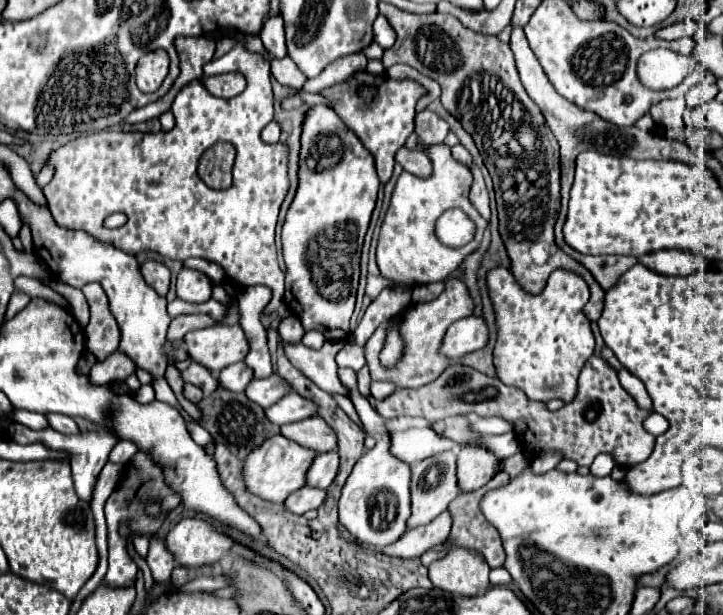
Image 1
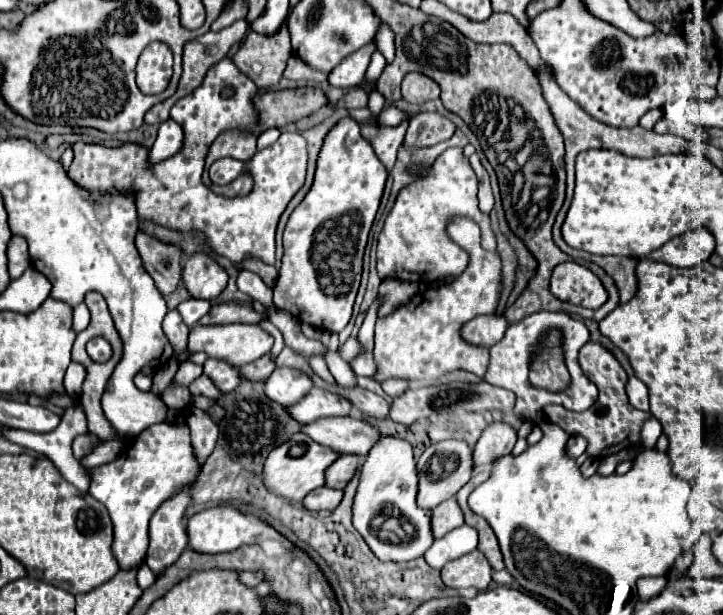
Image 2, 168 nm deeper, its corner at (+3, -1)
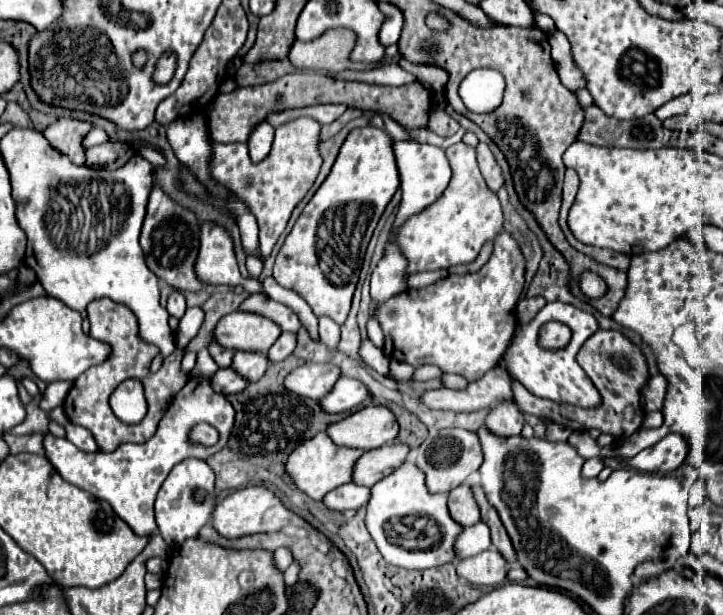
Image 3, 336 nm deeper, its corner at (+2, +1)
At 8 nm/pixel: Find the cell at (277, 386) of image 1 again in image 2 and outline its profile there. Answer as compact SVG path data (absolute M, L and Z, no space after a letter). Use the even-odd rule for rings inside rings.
M276 368L272 376L266 380L264 392L274 402L292 406L300 402L312 388L314 388L314 382L308 374L294 368Z

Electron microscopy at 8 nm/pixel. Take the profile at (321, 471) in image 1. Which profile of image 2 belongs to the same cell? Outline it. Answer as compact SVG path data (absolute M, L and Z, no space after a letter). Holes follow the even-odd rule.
M348 454L340 456L340 458L336 460L336 464L332 464L332 466L328 468L326 484L332 486L332 488L344 488L344 486L352 480L352 476L356 474L356 470L358 470L360 466L362 466L360 456L348 456Z

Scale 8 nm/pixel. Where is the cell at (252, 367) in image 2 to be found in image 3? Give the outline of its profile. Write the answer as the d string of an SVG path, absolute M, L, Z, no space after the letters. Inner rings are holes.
M283 332L277 342L269 348L267 356L269 356L269 362L281 362L285 360L295 348L295 334L289 334L289 332Z

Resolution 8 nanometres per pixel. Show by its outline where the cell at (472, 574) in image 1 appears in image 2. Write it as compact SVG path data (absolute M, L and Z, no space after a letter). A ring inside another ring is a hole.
M474 550L458 560L448 562L442 568L442 578L444 584L450 588L478 588L486 590L492 582L492 566L488 564L488 558L480 552Z

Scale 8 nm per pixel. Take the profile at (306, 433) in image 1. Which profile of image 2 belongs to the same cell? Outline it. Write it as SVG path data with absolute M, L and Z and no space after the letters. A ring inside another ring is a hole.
M352 416L320 418L304 426L302 432L322 446L332 446L332 450L340 450L340 454L366 456L368 450L378 442L378 428L362 418Z

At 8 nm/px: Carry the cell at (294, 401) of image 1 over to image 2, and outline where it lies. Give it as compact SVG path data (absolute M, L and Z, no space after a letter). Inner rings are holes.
M314 388L312 394L302 398L296 406L290 406L288 410L292 418L298 418L298 422L310 424L314 420L328 418L328 416L348 416L352 414L352 404L336 392Z

